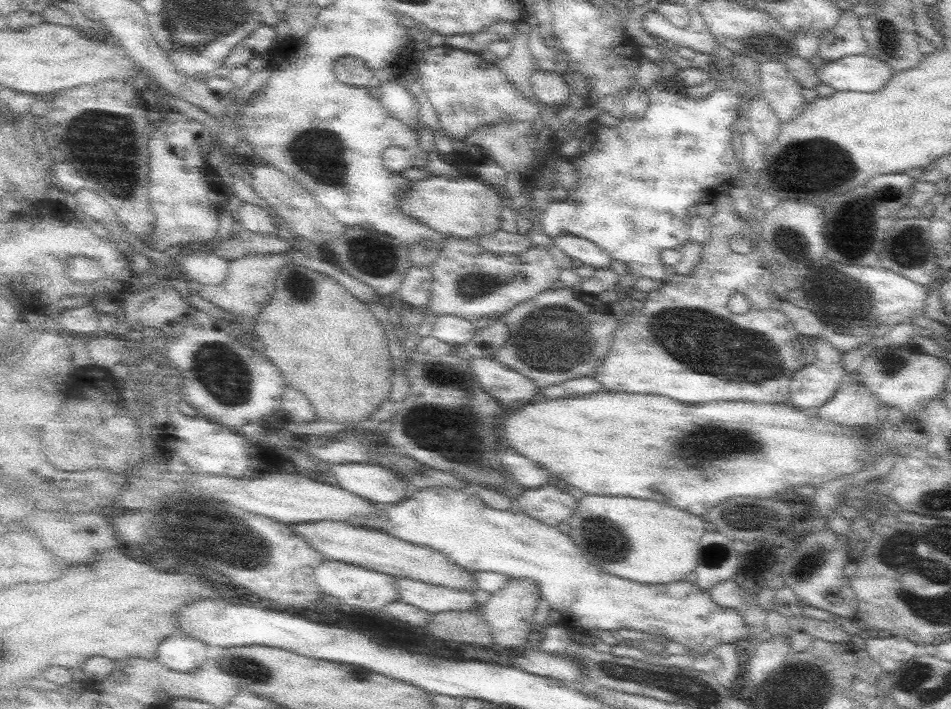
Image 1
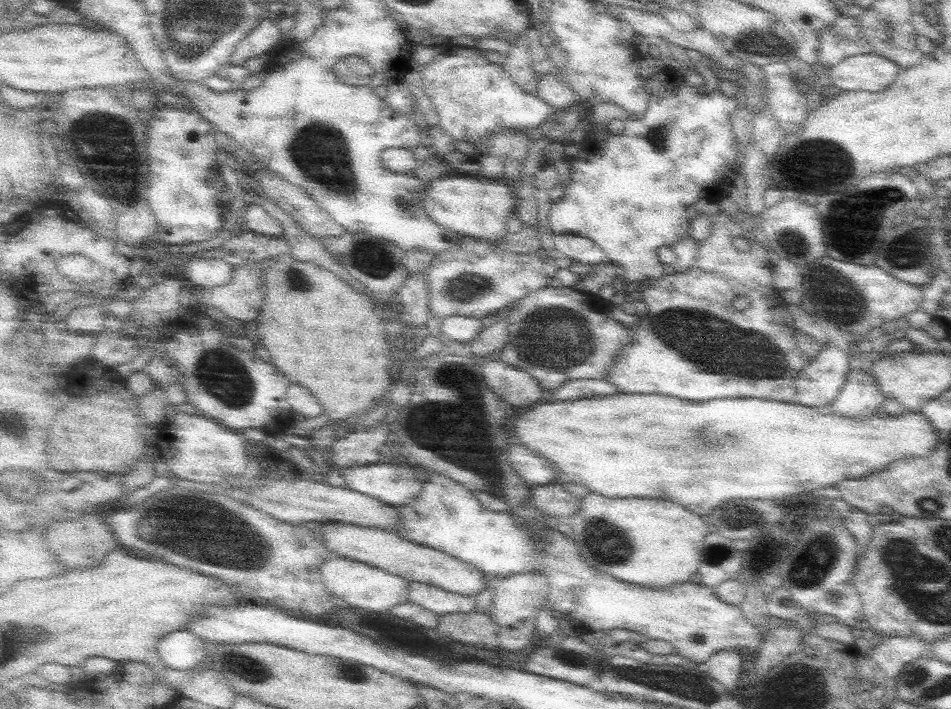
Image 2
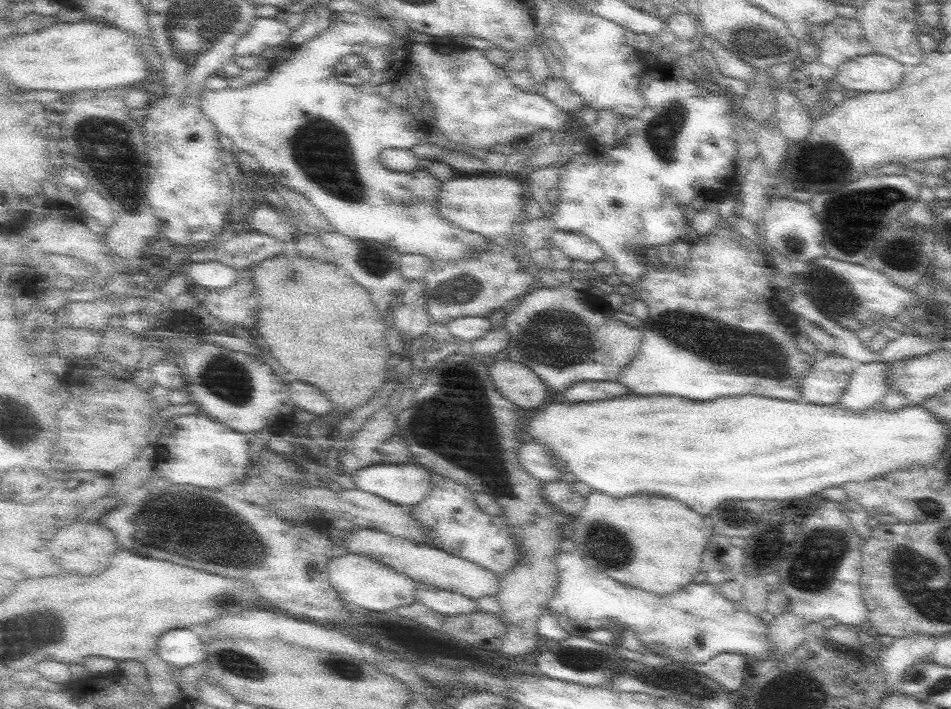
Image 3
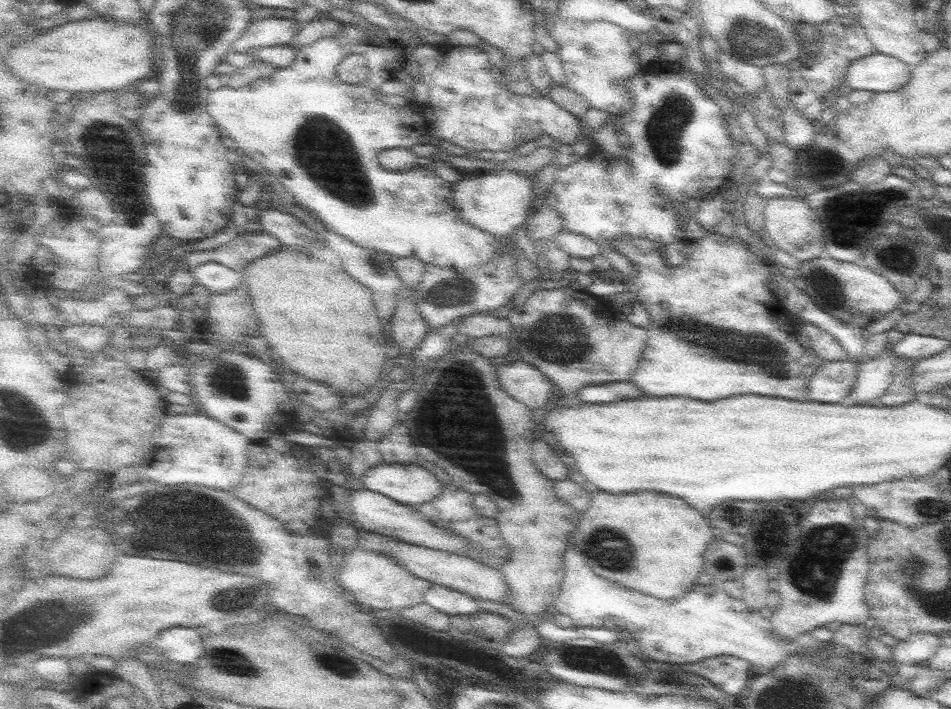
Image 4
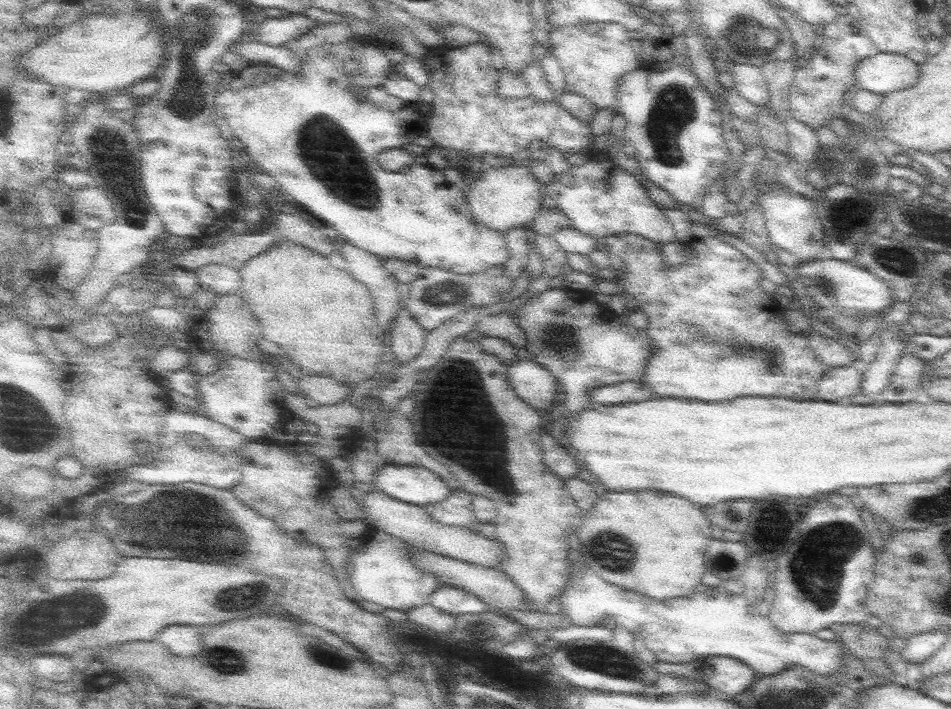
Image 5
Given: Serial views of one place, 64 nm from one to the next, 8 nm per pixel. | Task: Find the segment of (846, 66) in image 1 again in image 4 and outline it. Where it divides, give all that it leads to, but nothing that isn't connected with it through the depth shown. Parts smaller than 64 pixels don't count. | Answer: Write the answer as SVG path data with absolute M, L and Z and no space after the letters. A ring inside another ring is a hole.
M875 53L850 64L843 82L856 91L894 92L908 83L911 71L895 56Z

